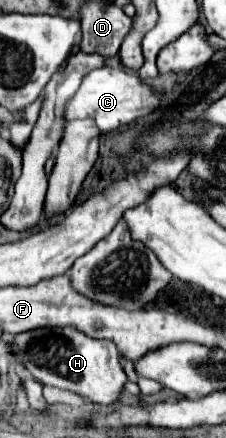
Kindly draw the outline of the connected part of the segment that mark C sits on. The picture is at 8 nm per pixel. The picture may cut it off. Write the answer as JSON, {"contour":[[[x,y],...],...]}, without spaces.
{"contour":[[[102,66],[92,70],[84,76],[78,92],[66,102],[64,106],[64,122],[76,120],[76,118],[92,118],[98,126],[98,130],[112,132],[124,124],[130,124],[132,120],[146,116],[158,108],[158,94],[152,92],[146,84],[140,82],[140,78],[132,72]]]}

